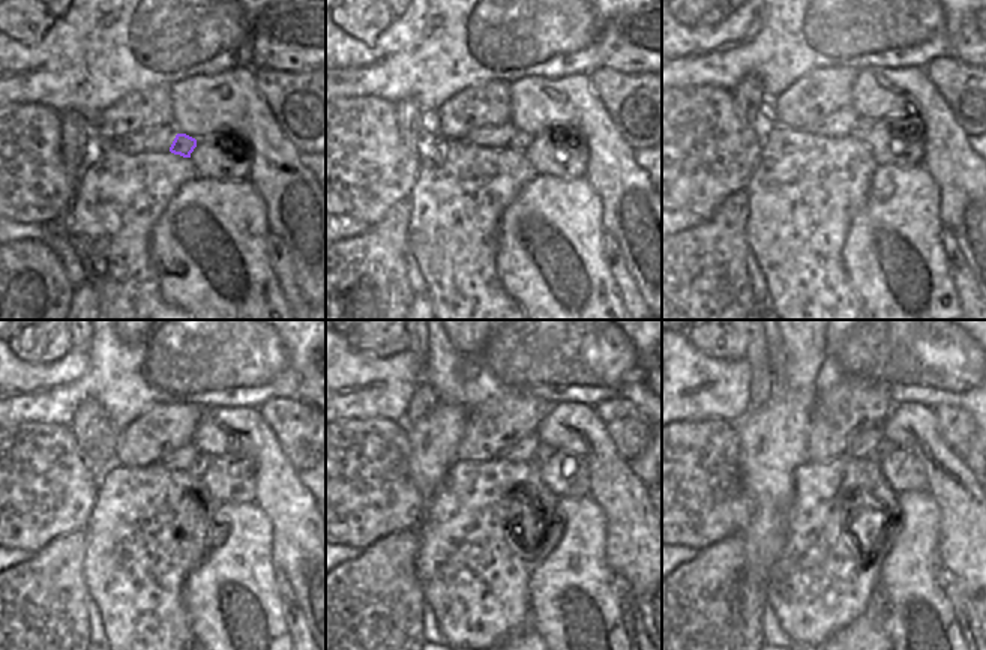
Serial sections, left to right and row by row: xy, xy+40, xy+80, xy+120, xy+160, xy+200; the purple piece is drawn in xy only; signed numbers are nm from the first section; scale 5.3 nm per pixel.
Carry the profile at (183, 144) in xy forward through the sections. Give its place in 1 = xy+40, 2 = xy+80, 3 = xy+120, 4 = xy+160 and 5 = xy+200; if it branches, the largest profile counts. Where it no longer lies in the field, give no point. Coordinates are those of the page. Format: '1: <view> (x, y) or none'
1: xy+40 (521, 141)
2: xy+80 (863, 126)
3: xy+120 (203, 460)
4: xy+160 (544, 451)
5: xy+200 (886, 446)

